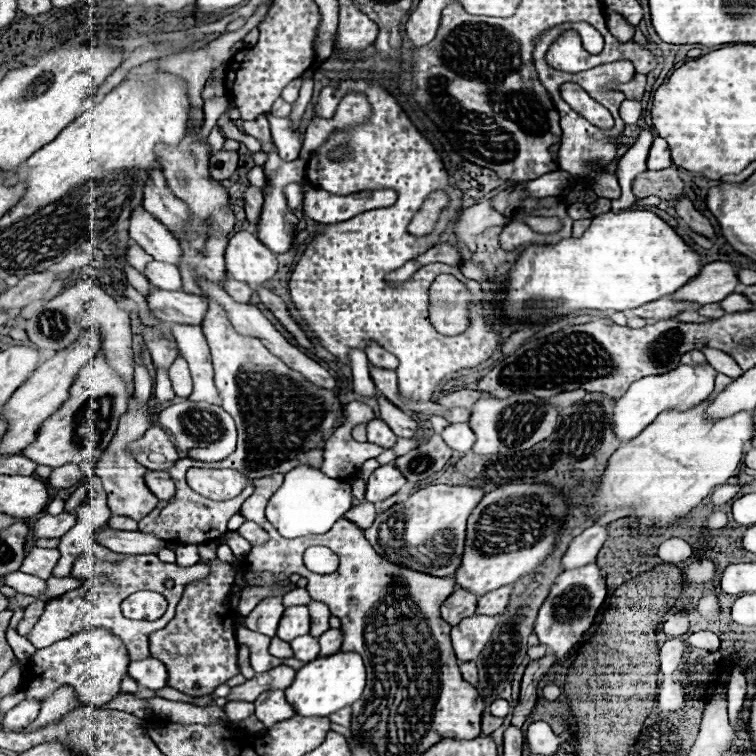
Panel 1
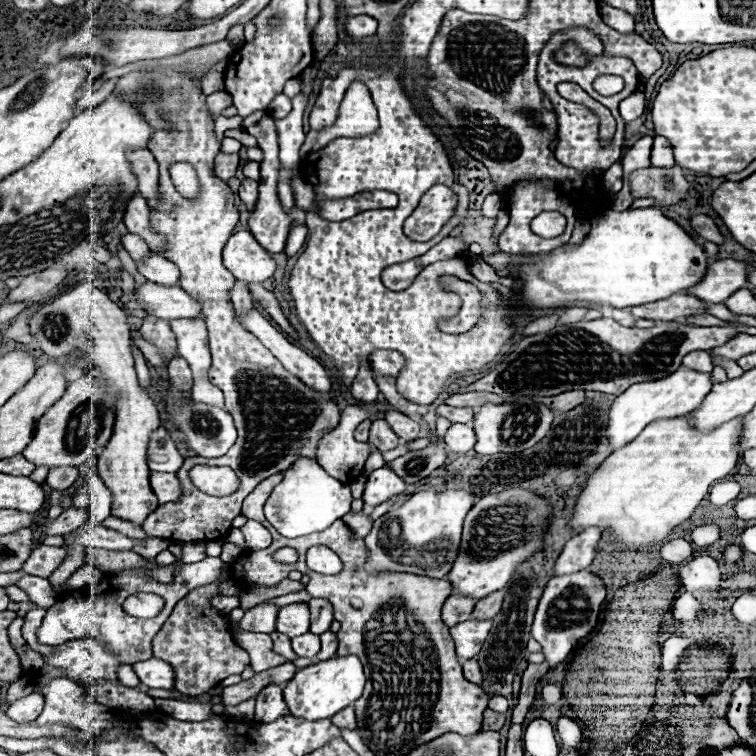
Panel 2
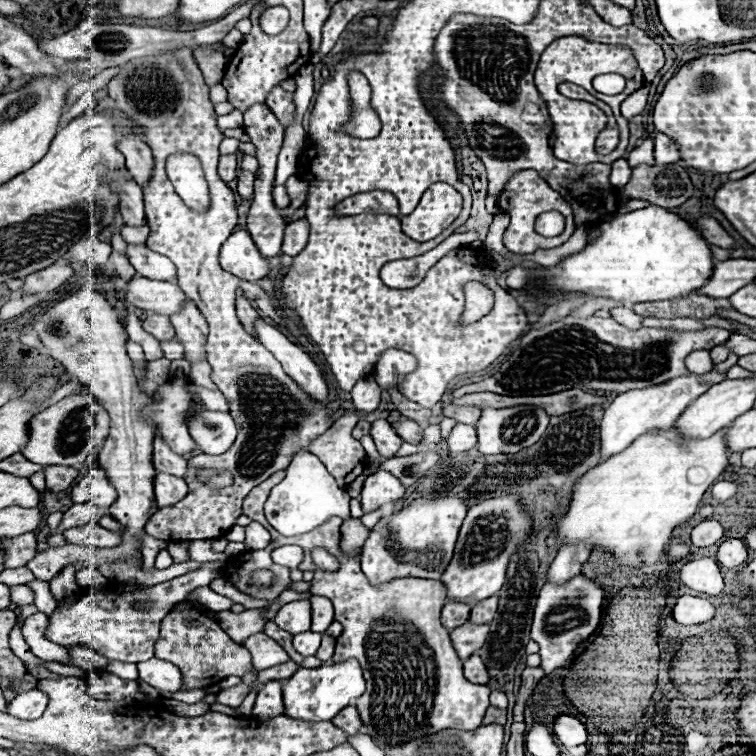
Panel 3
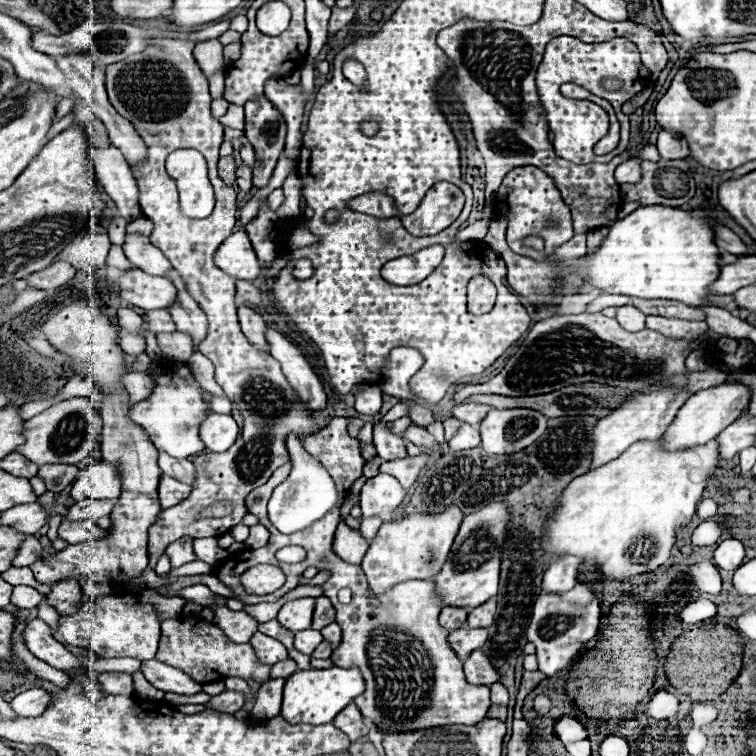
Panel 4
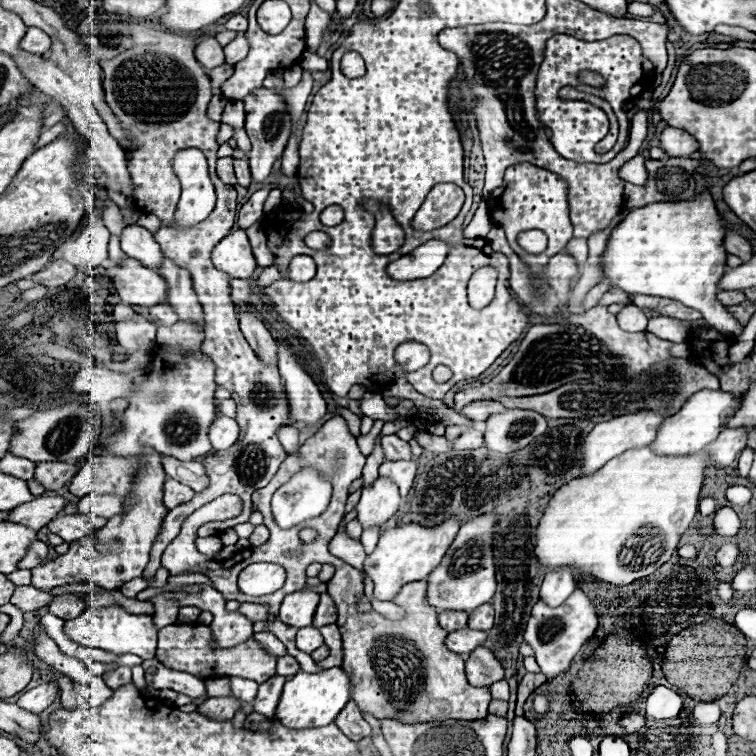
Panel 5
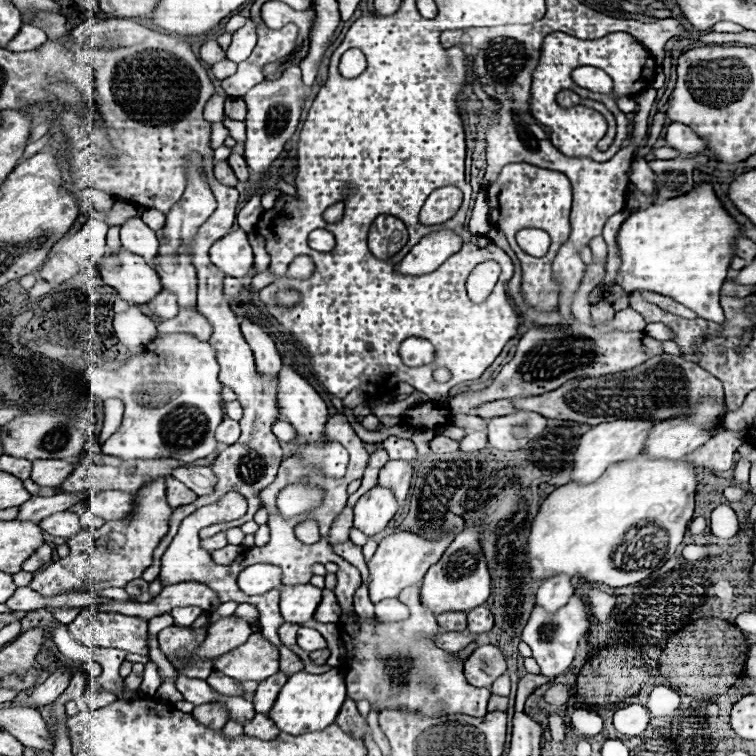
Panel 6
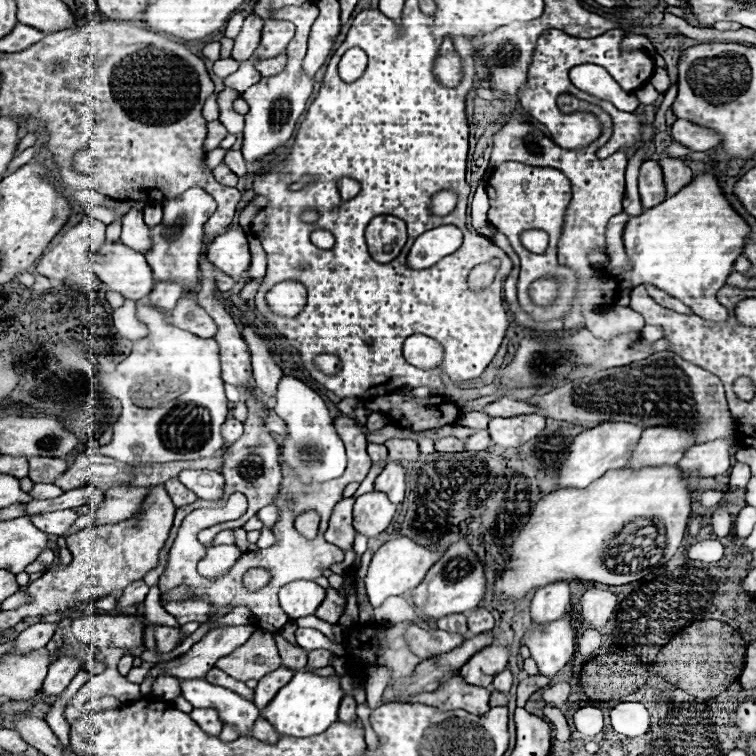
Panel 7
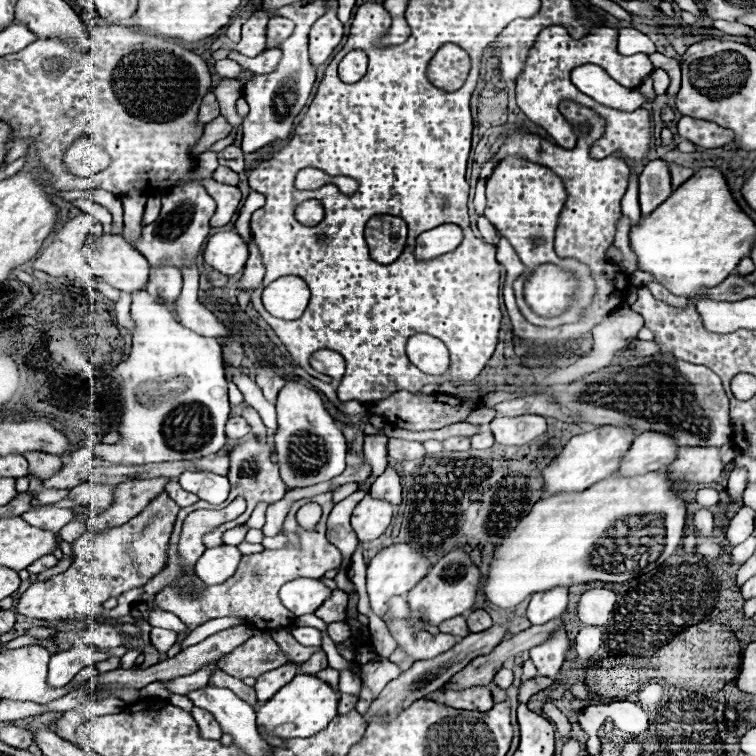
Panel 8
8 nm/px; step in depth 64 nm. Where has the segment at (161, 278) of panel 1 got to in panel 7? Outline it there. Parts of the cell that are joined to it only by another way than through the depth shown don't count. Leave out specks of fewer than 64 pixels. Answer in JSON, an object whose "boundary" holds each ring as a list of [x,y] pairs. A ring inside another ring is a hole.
{"boundary":[[[128,202],[128,204],[132,208],[122,220],[122,236],[120,236],[120,240],[126,246],[130,246],[132,250],[146,254],[154,246],[154,242],[150,238],[150,228],[144,226],[144,220],[142,220],[142,210],[144,210],[146,204],[144,202]]]}

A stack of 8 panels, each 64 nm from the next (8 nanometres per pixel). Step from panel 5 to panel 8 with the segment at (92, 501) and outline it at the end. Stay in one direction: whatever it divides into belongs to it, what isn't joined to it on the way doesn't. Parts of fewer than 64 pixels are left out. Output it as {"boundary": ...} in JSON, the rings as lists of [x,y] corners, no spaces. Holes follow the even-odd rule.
{"boundary":[[[170,478],[158,480],[128,480],[114,488],[112,506],[88,518],[88,530],[104,530],[120,526],[140,514],[152,498],[164,492],[164,486]]]}

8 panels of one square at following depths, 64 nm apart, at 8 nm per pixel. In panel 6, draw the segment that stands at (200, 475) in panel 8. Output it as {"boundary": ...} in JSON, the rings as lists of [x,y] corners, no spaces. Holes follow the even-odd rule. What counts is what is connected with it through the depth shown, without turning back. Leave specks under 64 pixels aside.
{"boundary":[[[178,466],[172,470],[172,476],[194,490],[198,496],[206,496],[216,486],[216,476],[208,466]]]}

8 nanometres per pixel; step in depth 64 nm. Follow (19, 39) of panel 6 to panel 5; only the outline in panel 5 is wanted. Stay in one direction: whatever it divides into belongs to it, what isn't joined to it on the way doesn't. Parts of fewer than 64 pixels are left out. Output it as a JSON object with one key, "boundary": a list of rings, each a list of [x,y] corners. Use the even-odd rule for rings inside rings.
{"boundary":[[[28,28],[26,36],[22,38],[20,46],[28,52],[36,52],[36,54],[48,54],[52,40],[48,38],[48,34],[44,34],[40,28]]]}

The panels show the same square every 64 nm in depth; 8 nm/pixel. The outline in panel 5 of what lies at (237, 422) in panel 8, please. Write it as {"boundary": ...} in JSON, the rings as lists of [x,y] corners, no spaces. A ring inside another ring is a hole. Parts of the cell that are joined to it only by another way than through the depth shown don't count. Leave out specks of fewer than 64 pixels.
{"boundary":[[[218,416],[210,424],[208,440],[210,440],[212,448],[218,452],[218,450],[228,450],[228,446],[232,446],[238,440],[238,434],[240,434],[240,428],[234,418]]]}

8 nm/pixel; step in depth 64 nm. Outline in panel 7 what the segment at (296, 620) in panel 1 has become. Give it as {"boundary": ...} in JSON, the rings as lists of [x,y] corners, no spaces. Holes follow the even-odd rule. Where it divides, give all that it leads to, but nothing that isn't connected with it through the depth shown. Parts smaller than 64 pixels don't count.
{"boundary":[[[312,580],[290,582],[280,588],[280,606],[290,620],[298,620],[316,612],[324,600],[326,590]]]}

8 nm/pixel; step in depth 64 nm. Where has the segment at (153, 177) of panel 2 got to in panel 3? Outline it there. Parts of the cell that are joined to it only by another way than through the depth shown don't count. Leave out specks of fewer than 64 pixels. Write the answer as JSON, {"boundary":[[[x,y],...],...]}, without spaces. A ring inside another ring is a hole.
{"boundary":[[[128,136],[126,140],[120,140],[118,148],[126,158],[126,168],[130,176],[136,180],[138,186],[144,188],[150,182],[154,170],[154,158],[150,148],[136,136]]]}

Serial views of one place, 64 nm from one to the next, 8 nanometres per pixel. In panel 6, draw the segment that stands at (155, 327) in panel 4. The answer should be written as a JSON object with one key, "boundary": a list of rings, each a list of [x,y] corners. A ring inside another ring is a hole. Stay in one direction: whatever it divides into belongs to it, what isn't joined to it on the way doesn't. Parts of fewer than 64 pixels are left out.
{"boundary":[[[162,290],[152,302],[148,302],[148,308],[158,320],[170,320],[178,314],[176,298],[174,298],[174,294],[170,294],[166,290]]]}

